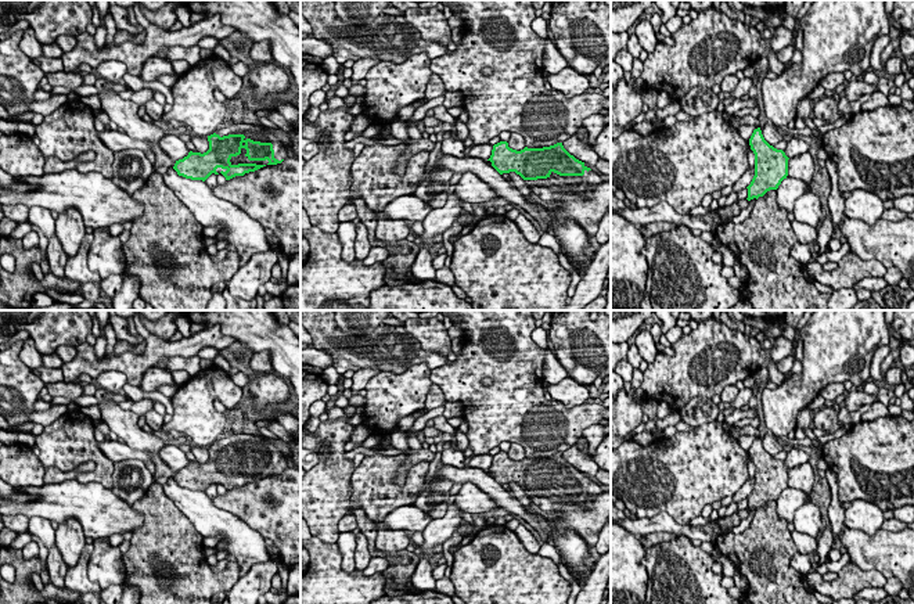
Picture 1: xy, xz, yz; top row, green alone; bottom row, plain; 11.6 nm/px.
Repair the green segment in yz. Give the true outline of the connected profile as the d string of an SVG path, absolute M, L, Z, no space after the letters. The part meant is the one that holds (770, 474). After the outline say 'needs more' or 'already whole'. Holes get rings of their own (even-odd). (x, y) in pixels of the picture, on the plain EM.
M760 438L755 439L749 449L755 464L755 486L748 499L748 511L763 507L770 500L777 500L788 486L788 467L782 460L770 456Z | already whole

